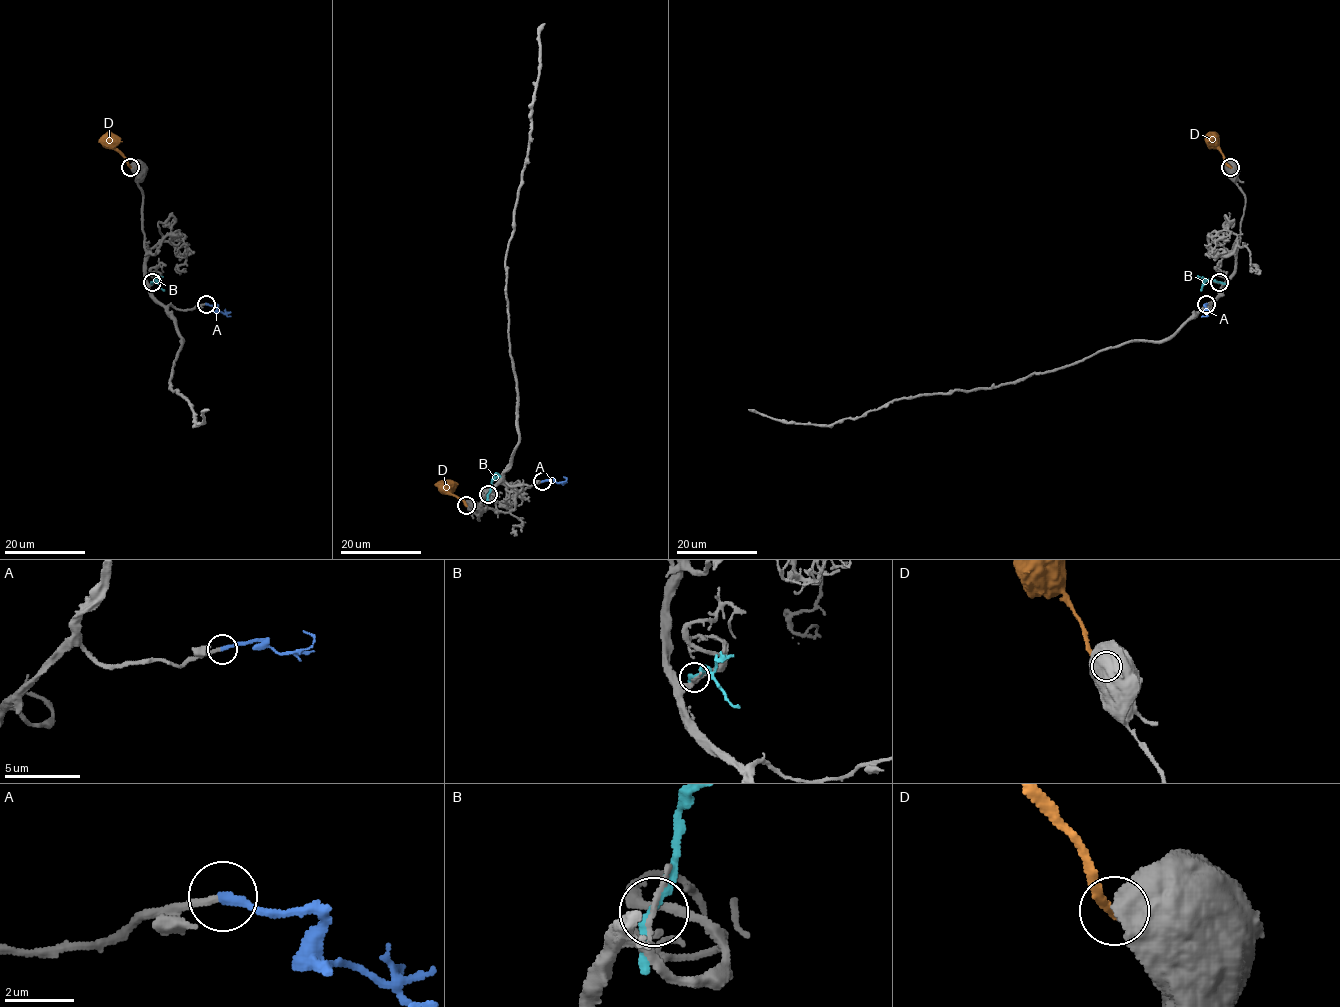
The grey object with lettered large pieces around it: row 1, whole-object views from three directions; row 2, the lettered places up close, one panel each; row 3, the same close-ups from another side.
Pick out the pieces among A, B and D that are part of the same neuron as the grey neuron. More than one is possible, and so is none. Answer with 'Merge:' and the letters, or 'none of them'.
Merge: A

